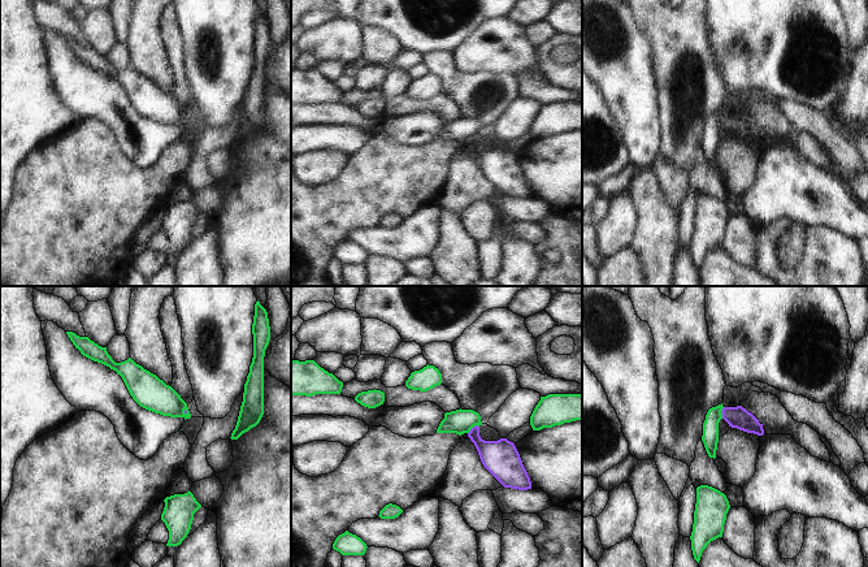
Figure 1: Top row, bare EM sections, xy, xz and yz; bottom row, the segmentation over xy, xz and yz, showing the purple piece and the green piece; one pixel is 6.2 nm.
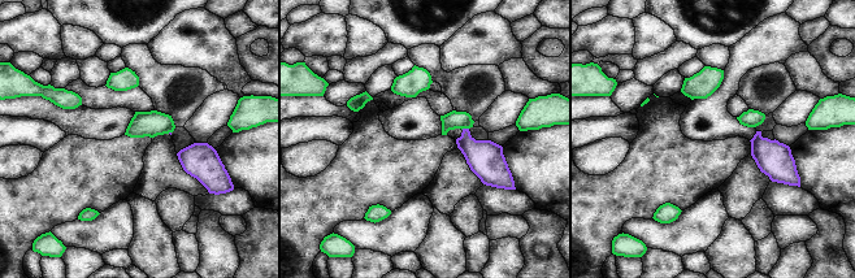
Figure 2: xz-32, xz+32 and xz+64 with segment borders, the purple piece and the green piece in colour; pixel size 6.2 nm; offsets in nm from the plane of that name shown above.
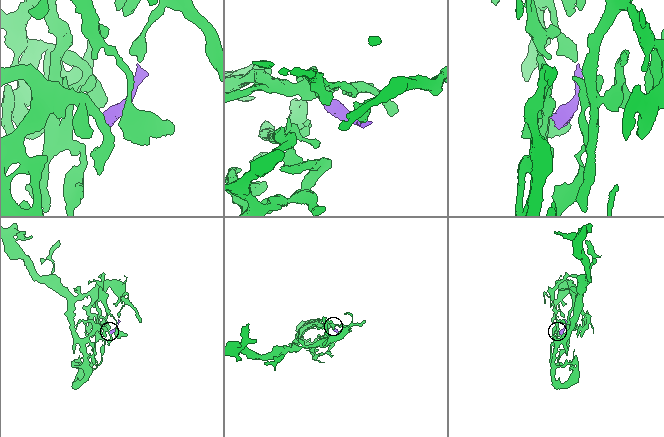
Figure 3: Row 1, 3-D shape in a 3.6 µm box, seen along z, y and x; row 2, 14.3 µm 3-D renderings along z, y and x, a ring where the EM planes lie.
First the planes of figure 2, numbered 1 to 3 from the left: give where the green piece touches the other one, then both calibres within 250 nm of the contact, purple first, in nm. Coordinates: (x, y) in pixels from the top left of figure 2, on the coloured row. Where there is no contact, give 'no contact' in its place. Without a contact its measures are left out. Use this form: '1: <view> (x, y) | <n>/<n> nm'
1: no contact
2: xz+32 (464, 129) | 220/110 nm
3: no contact

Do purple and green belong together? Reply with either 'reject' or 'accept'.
reject

